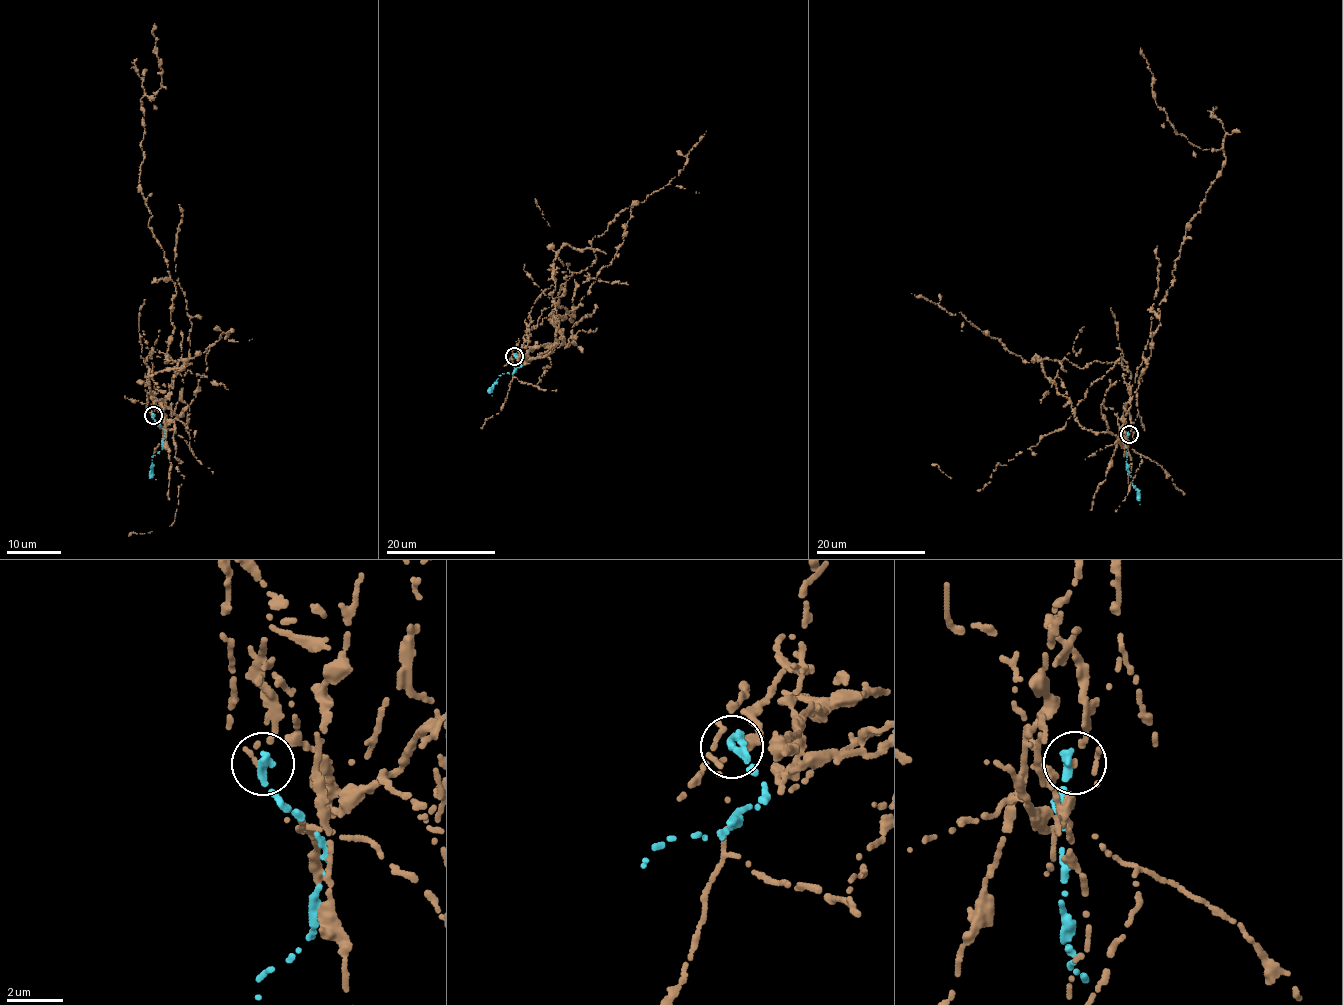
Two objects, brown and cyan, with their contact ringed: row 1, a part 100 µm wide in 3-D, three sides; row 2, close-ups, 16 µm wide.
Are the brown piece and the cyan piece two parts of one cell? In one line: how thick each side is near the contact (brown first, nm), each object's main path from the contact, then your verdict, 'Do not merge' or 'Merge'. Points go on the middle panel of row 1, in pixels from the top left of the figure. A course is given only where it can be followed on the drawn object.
Thickness 110 nm (brown) against 360 nm. Course of brown: (514, 356), (565, 339), (551, 314), (578, 306), (638, 201). Course of cyan: (514, 355), (521, 365), (512, 373), (499, 376), (490, 393), (492, 396). Do not merge

